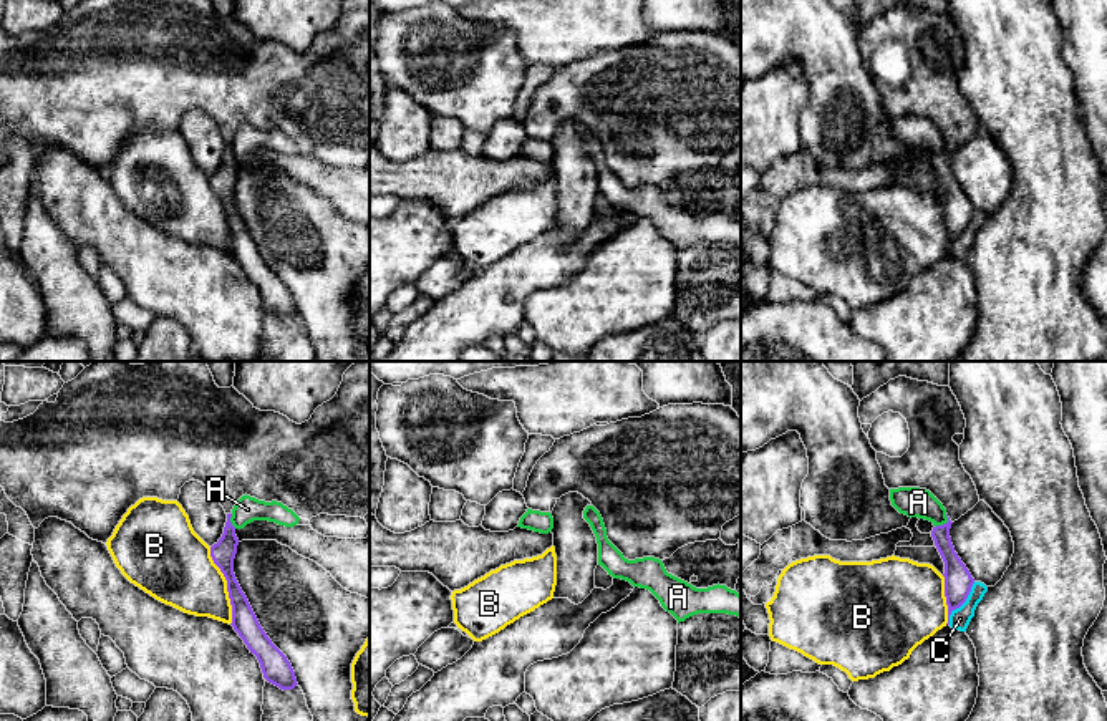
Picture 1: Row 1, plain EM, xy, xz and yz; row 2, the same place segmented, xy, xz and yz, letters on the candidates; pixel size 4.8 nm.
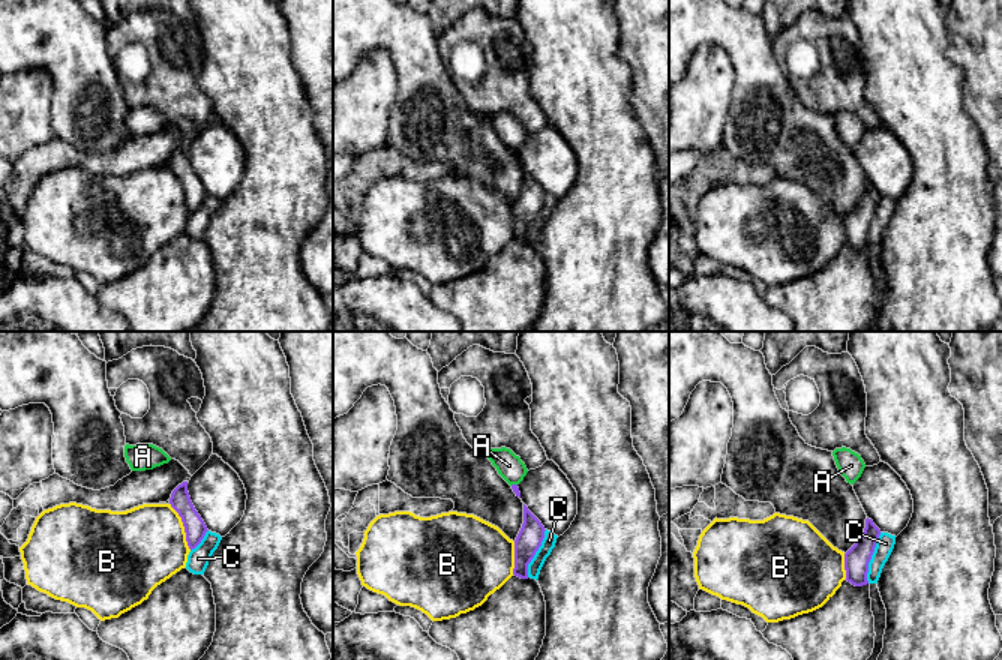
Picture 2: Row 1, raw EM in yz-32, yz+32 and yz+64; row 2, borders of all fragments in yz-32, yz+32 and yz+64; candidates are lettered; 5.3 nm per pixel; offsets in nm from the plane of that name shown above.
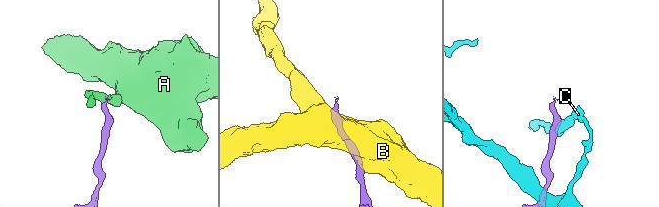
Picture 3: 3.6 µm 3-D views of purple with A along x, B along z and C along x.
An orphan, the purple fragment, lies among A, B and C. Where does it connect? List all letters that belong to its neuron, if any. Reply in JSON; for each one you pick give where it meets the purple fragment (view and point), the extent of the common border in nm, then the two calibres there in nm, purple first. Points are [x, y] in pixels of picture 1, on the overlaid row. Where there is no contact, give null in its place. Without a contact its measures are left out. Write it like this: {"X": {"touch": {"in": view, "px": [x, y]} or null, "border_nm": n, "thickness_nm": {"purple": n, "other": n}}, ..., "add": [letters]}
{"add": []}

